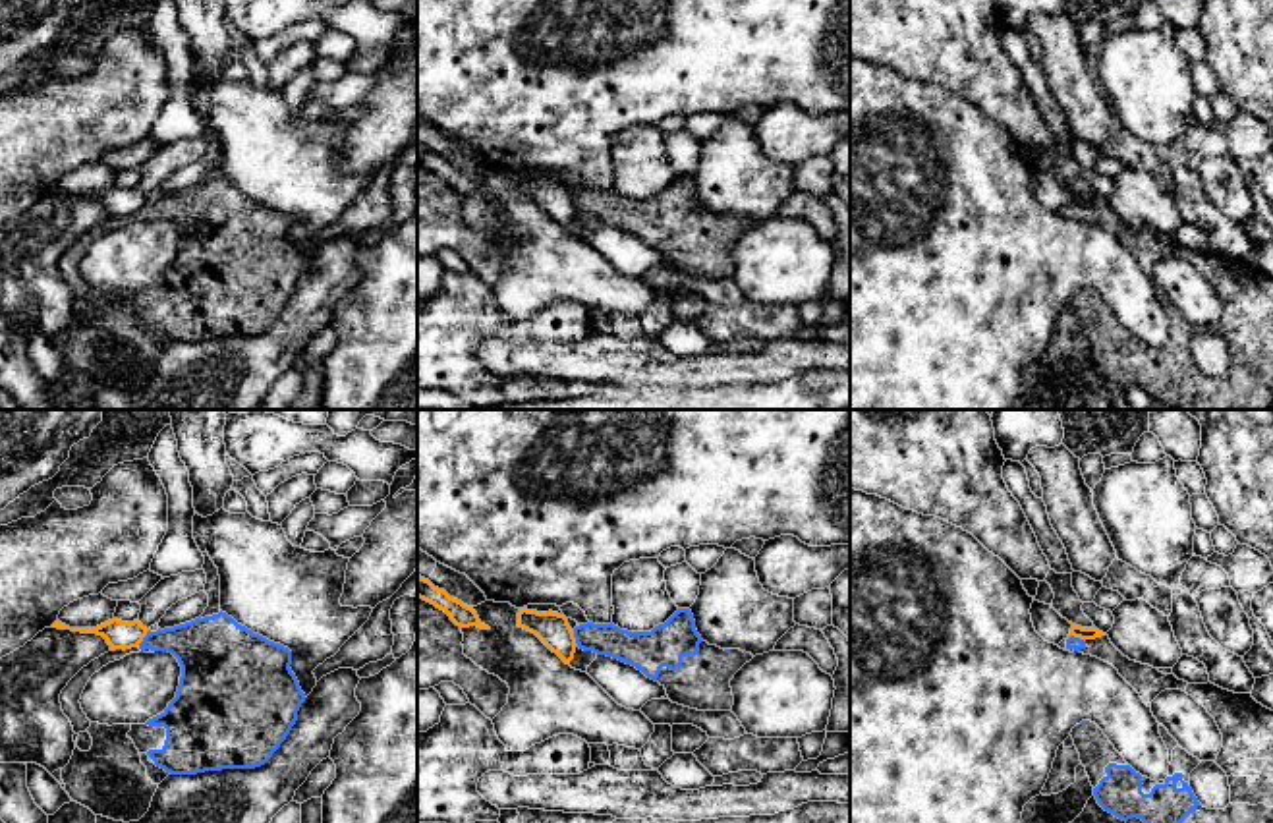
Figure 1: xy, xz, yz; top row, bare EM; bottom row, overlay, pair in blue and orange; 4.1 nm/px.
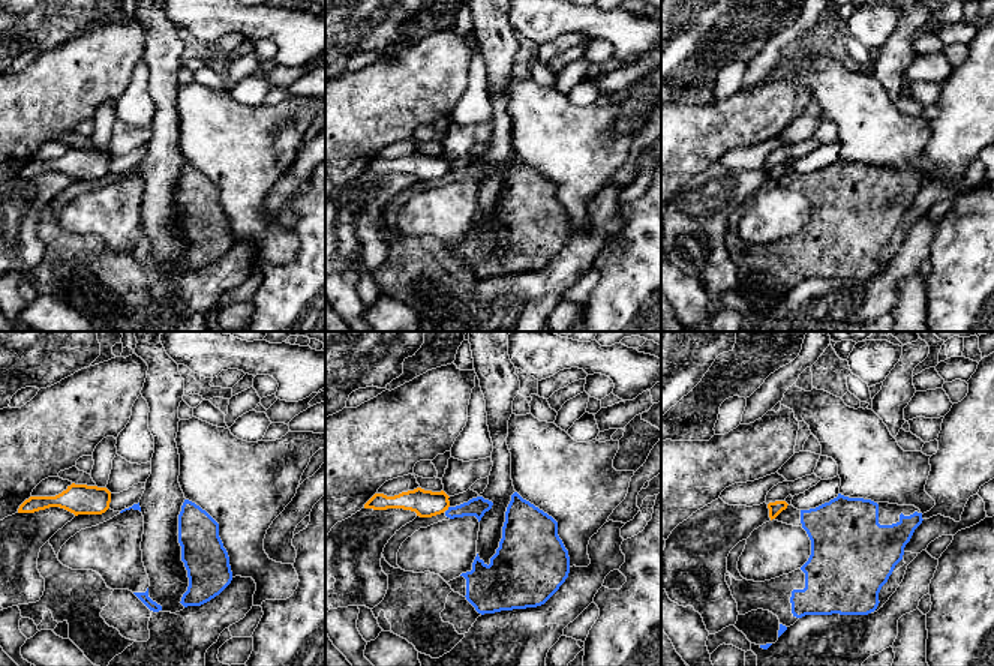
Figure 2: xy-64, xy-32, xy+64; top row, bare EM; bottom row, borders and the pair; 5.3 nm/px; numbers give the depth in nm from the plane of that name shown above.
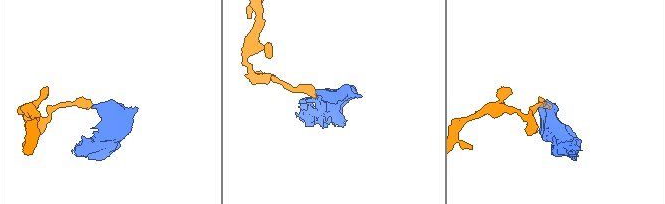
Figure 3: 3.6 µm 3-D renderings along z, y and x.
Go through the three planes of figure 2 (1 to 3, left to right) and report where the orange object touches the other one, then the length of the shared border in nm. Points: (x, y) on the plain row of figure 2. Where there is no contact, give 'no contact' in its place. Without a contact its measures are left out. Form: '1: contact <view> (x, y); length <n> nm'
1: no contact
2: contact xy-32 (449, 173); length 30 nm
3: no contact

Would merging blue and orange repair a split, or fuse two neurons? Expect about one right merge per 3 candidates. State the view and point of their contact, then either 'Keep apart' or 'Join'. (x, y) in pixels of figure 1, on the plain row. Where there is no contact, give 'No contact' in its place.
Touches blue at xy (143, 205). Keep apart

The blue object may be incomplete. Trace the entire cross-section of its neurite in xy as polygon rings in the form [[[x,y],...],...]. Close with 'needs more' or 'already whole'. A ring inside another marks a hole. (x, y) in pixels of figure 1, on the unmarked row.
[[[222,178],[174,195],[149,197],[137,214],[145,220],[168,218],[182,234],[180,253],[168,274],[145,292],[131,292],[131,298],[127,299],[127,305],[133,307],[139,321],[147,321],[151,330],[170,342],[255,336],[265,332],[290,301],[297,288],[297,278],[305,269],[305,261],[290,236],[292,218],[253,201]]]; needs more

